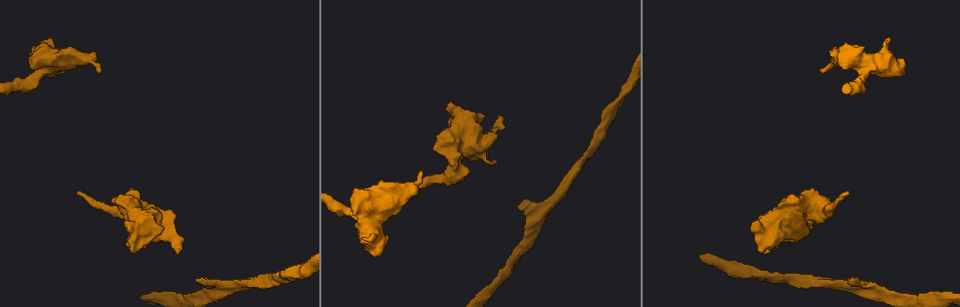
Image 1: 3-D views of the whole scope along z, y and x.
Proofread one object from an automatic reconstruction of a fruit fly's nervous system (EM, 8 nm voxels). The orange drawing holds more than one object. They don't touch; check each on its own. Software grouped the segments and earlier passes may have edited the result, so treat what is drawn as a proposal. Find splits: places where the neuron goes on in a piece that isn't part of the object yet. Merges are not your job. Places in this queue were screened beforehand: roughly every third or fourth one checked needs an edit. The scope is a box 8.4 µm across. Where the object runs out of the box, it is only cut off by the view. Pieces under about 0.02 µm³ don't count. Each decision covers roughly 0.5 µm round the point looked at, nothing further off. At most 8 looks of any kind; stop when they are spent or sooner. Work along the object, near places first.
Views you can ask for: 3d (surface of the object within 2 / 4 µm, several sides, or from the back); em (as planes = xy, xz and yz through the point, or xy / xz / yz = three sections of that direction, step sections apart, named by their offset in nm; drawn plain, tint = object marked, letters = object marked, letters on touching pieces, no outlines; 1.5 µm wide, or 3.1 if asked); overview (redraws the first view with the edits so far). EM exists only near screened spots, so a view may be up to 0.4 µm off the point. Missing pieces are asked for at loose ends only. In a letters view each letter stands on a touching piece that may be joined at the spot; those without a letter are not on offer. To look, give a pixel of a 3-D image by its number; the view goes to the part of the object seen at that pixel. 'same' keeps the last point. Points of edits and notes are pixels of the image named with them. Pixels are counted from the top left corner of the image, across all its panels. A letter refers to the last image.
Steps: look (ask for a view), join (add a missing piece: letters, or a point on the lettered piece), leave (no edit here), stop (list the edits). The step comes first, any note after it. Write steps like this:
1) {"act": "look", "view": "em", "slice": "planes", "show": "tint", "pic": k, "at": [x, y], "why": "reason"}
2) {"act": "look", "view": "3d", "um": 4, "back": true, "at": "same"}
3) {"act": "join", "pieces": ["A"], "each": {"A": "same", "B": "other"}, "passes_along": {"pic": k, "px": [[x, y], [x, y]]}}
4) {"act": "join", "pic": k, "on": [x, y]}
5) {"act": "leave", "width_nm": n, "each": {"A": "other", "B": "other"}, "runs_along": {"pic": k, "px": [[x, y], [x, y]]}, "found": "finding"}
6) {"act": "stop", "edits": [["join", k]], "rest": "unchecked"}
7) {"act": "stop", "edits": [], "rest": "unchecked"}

{"act": "look", "view": "3d", "um": 4, "pic": 1, "at": [519, 208], "why": "branch stops here"}

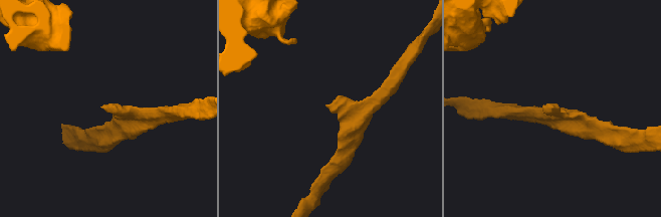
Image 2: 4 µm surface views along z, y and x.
{"act": "look", "view": "em", "slice": "planes", "show": "letters", "pic": 2, "at": [104, 108], "why": "now the EM"}

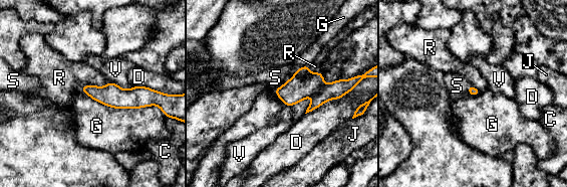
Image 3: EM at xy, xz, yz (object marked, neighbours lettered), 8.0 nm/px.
{"act": "join", "pieces": ["S"], "each": {"C": "other", "D": "other", "G": "other", "J": "other", "R": "other", "S": "same", "V": "other"}, "passes_along": {"pic": 3, "px": [[303, 83], [282, 85], [275, 77]]}, "found": "it goes on there"}

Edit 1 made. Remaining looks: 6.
{"act": "look", "view": "em", "slice": "planes", "show": "letters", "pic": 1, "at": [765, 252], "why": "tapers out"}

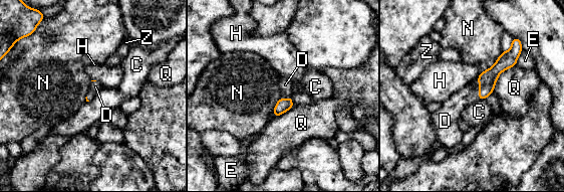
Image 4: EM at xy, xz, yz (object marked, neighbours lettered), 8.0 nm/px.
{"act": "join", "pieces": ["D"], "each": {"C": "other", "D": "same", "E": "other", "H": "other", "N": "other", "Q": "other", "Z": "other"}, "passes_along": {"pic": 4, "px": [[488, 78], [479, 89], [453, 107]]}, "found": "it goes on there"}

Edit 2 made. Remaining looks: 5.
{"act": "look", "view": "overview", "why": "redraw"}

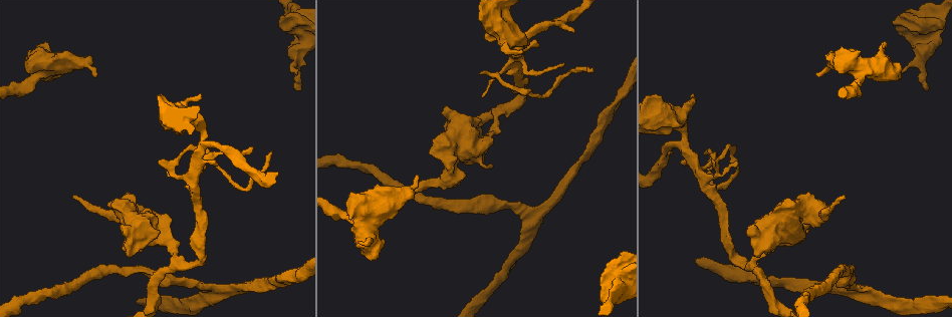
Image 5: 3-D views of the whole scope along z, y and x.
{"act": "look", "view": "3d", "um": 4, "pic": 5, "at": [883, 44], "why": "free end"}

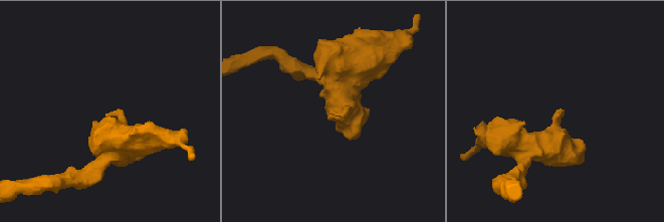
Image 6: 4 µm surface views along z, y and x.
{"act": "look", "view": "em", "slice": "xy", "step": 8, "show": "letters", "pic": 6, "at": [331, 112], "why": "now the EM"}

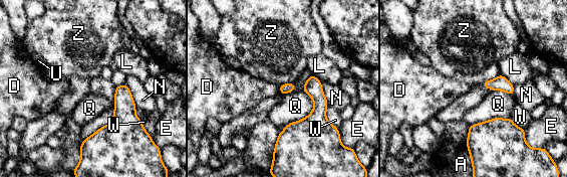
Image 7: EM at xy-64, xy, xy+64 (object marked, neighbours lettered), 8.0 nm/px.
{"act": "look", "view": "em", "slice": "planes", "show": "letters", "at": "same", "why": "another direction"}

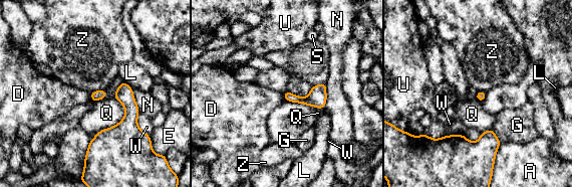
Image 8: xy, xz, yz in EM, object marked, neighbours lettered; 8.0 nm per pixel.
{"act": "leave", "longest_contact_nm": ["Q", 320], "each": {"A": "other", "D": "other", "E": "other", "G": "other", "L": "other", "N": "other", "Q": "other", "S": "other", "U": "other", "W": "other", "Z": "other"}, "found": "none of them fits"}

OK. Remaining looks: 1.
{"act": "stop", "edits": [["join", 3], ["join", 4]], "rest": "unchecked"}

